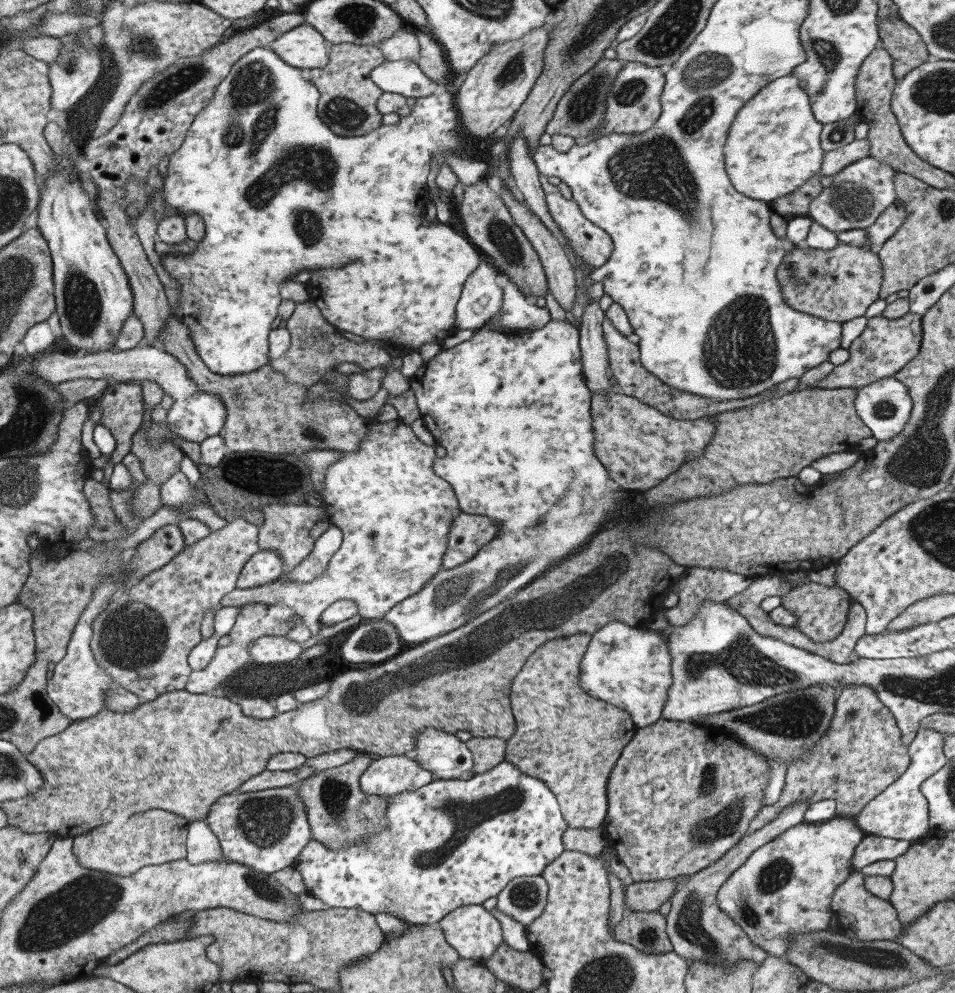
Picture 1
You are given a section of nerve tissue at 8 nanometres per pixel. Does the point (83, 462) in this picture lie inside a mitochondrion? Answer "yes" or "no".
no

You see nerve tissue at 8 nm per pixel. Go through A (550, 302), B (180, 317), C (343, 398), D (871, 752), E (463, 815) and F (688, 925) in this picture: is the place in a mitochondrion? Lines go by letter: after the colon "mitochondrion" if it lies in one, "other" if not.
A: other
B: other
C: other
D: other
E: mitochondrion
F: mitochondrion

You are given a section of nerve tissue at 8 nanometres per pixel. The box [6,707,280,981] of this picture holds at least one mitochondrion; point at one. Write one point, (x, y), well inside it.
(79, 905)

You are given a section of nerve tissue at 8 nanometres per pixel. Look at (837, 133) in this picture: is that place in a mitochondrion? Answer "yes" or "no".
yes

